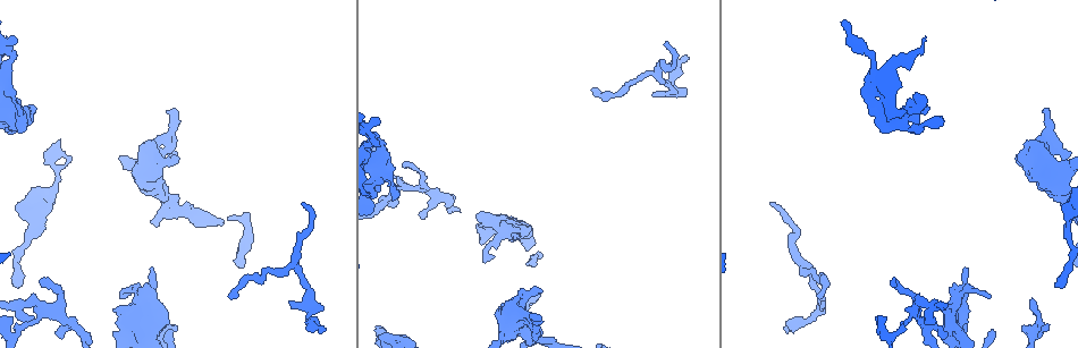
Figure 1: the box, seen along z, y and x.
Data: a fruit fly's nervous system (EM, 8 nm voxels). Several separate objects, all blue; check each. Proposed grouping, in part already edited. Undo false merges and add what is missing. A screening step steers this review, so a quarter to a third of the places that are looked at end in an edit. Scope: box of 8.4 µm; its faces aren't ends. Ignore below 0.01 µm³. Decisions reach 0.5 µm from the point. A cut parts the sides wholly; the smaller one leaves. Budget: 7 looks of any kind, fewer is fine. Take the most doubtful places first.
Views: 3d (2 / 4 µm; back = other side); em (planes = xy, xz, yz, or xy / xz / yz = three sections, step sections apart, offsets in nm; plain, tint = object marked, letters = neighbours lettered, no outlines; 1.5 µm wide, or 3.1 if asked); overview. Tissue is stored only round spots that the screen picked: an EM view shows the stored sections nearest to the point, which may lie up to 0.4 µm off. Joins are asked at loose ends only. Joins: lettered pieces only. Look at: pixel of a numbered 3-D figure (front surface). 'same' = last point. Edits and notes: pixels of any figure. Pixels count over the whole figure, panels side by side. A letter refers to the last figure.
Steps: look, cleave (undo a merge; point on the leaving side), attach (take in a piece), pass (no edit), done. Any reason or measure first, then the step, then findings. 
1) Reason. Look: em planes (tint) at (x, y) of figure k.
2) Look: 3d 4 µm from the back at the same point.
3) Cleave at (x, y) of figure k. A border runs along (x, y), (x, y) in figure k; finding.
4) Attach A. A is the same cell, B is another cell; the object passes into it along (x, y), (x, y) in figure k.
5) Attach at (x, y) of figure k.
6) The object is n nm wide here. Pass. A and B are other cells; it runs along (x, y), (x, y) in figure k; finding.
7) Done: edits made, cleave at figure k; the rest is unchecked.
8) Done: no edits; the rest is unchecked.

Free end. Look: 3d 2 µm at (966, 268) of figure 1.

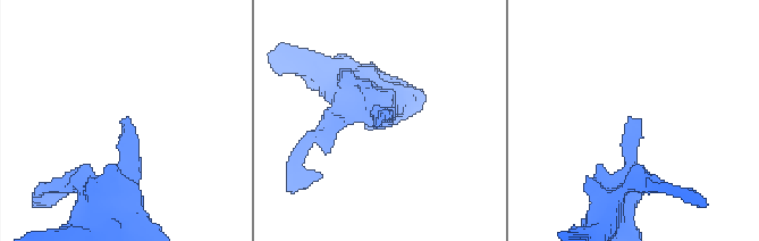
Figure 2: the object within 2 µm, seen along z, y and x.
Look: em planes (plain) at (129, 122) of figure 2.

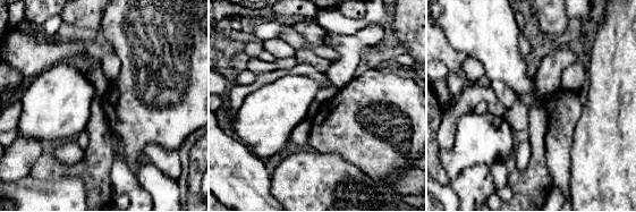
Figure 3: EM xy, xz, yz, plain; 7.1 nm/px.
Look: em planes (letters) at the same point.

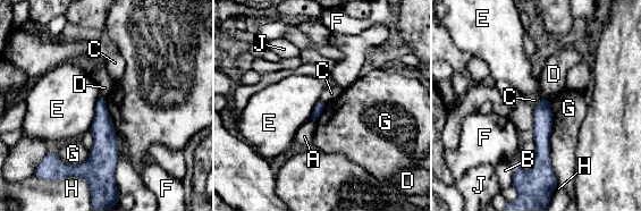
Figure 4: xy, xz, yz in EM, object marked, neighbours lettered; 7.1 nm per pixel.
Pass. A, B, C, D, E, F, G, H and J are other cells; none of them fits.

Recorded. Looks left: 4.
An open end. Look: 3d 4 µm at (771, 203) of figure 1.

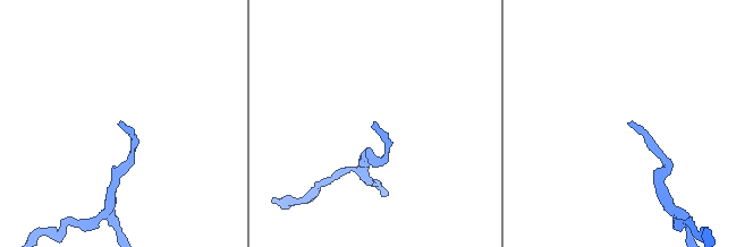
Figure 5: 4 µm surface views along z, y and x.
Shape alone is not enough. Look: em yz step 8 (letters) at (630, 123) of figure 5.

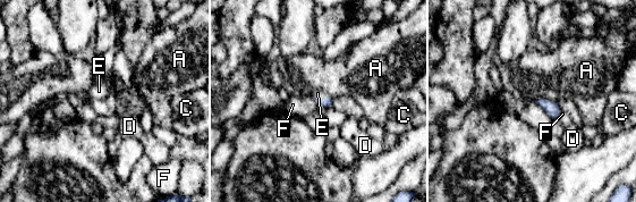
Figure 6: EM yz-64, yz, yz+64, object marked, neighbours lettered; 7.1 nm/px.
Look: em planes (letters) at the same point.

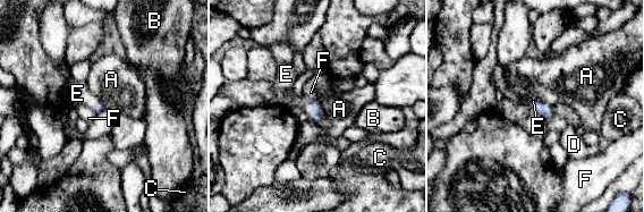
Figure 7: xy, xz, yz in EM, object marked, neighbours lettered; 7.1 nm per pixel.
Attach E. E is the same cell, A, B, C, D and F are other cells; the object passes into it along (316, 110), (311, 110), (286, 85) in figure 7; the neuron continues.

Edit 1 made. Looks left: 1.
Tapers out. Look: em planes (letters) at (947, 331) of figure 1.

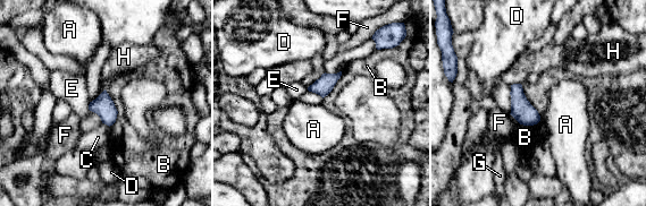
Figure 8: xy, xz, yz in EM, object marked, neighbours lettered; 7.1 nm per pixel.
The object is 140 nm wide here; the longest contact is with B, 300 nm. Pass. A, B, C, D, E, F, G and H are other cells; none of them fits.

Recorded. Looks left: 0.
Done: edits made, attach at figure 7; the rest is unchecked.

